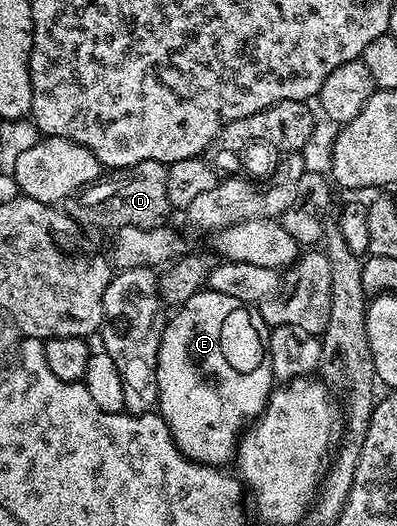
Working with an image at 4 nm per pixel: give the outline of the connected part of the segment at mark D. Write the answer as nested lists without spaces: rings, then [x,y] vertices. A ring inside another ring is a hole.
[[[145,161],[117,170],[108,177],[87,185],[73,198],[74,206],[70,213],[78,220],[80,228],[113,235],[124,227],[156,229],[167,224],[166,216],[172,213],[168,203],[167,165],[159,161]]]

